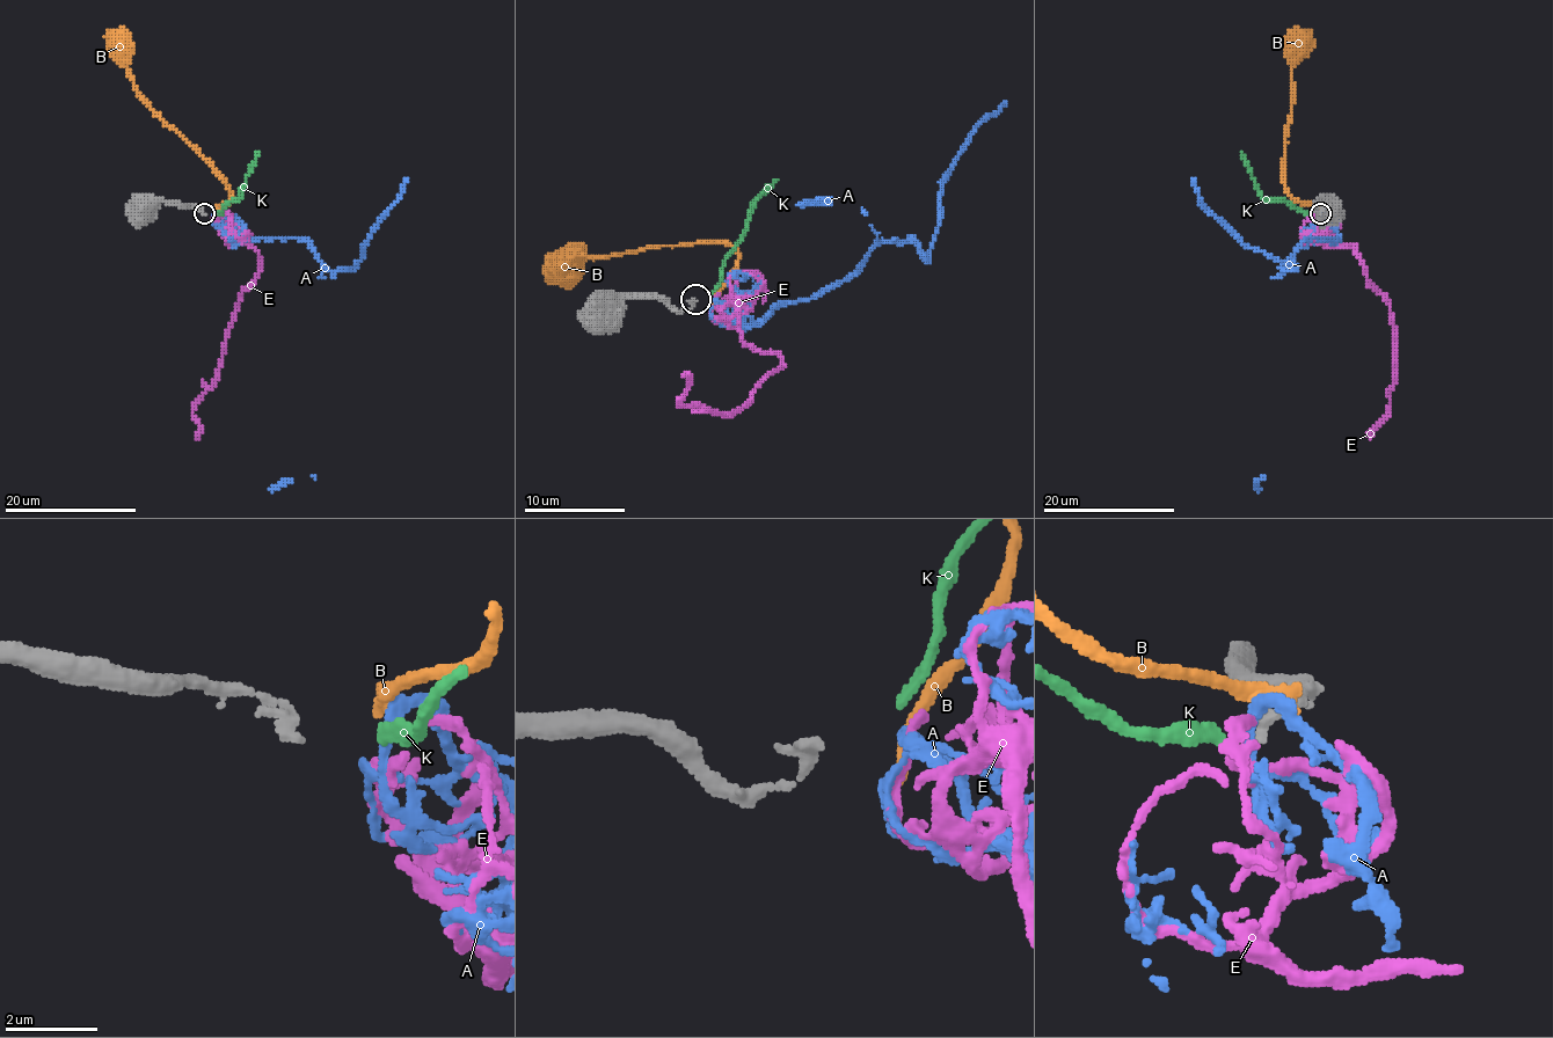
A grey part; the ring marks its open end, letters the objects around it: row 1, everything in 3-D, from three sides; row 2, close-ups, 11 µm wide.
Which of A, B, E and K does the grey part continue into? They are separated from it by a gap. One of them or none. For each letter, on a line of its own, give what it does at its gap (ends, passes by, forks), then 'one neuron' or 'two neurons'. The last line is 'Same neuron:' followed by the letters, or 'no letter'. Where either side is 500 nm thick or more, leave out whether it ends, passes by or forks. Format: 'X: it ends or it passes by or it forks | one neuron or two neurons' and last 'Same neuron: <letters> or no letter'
A: it forks | two neurons
B: it ends | two neurons
E: it passes by | two neurons
K: it ends | two neurons
Same neuron: no letter

